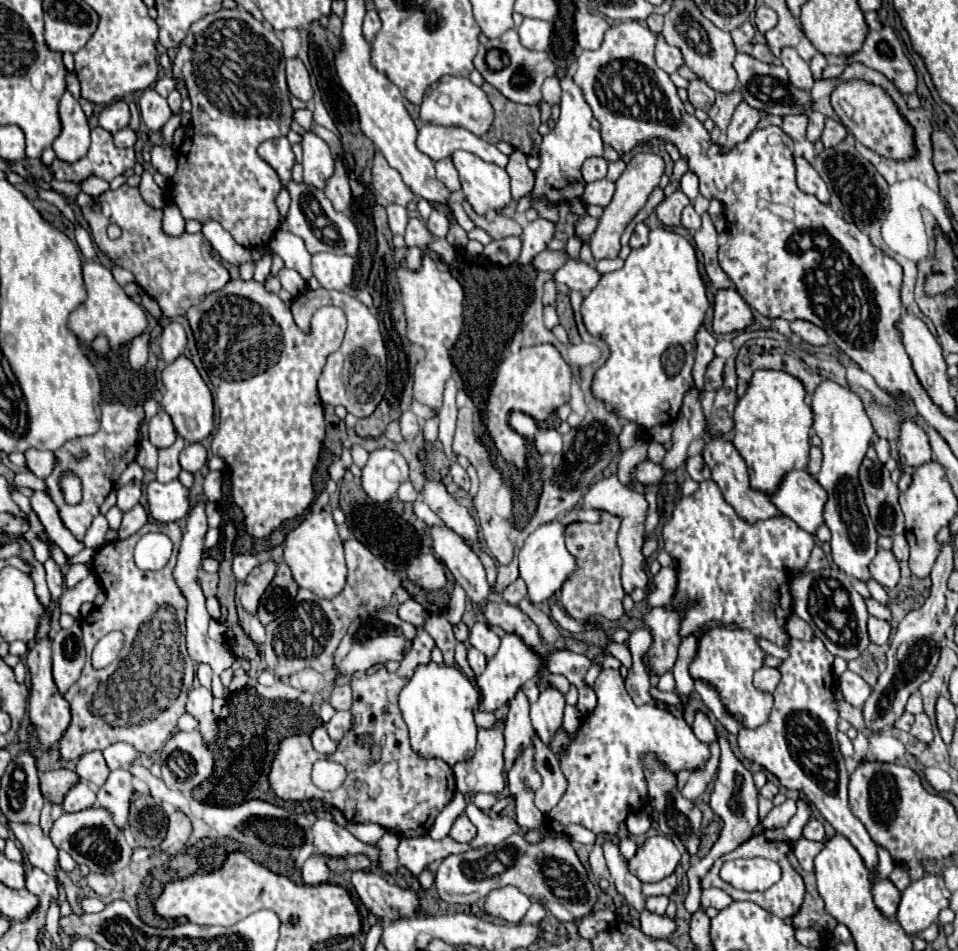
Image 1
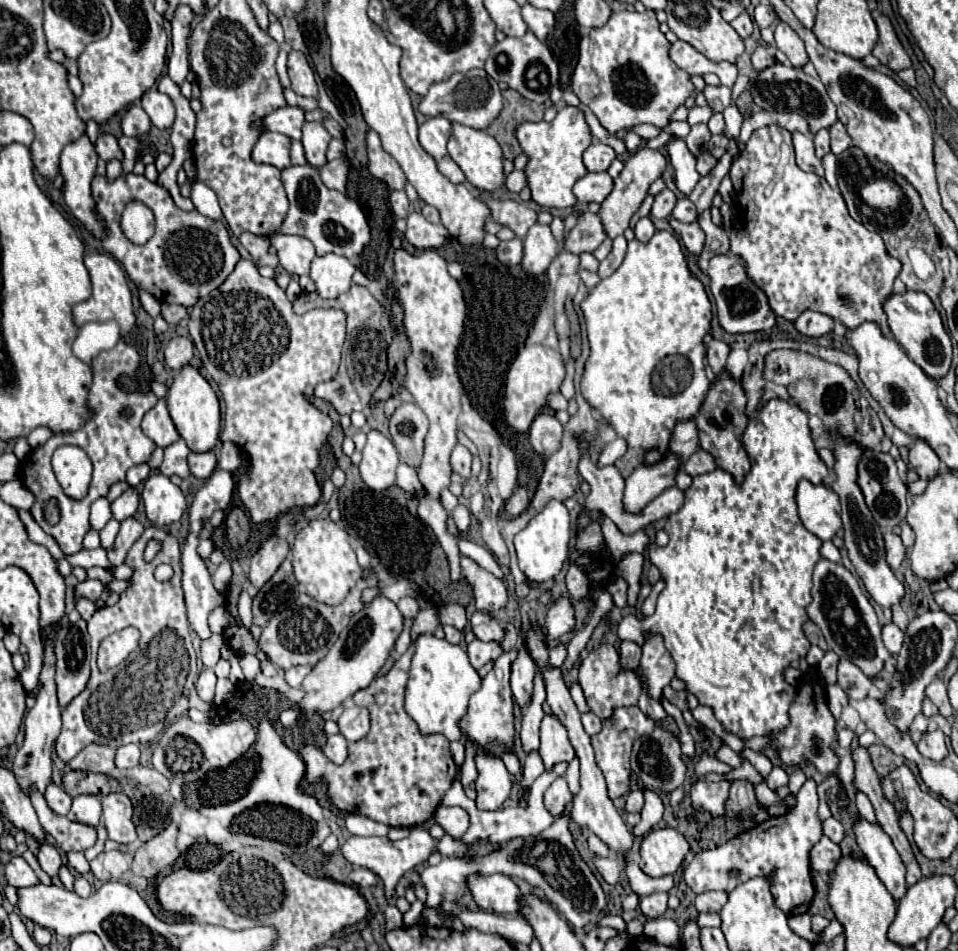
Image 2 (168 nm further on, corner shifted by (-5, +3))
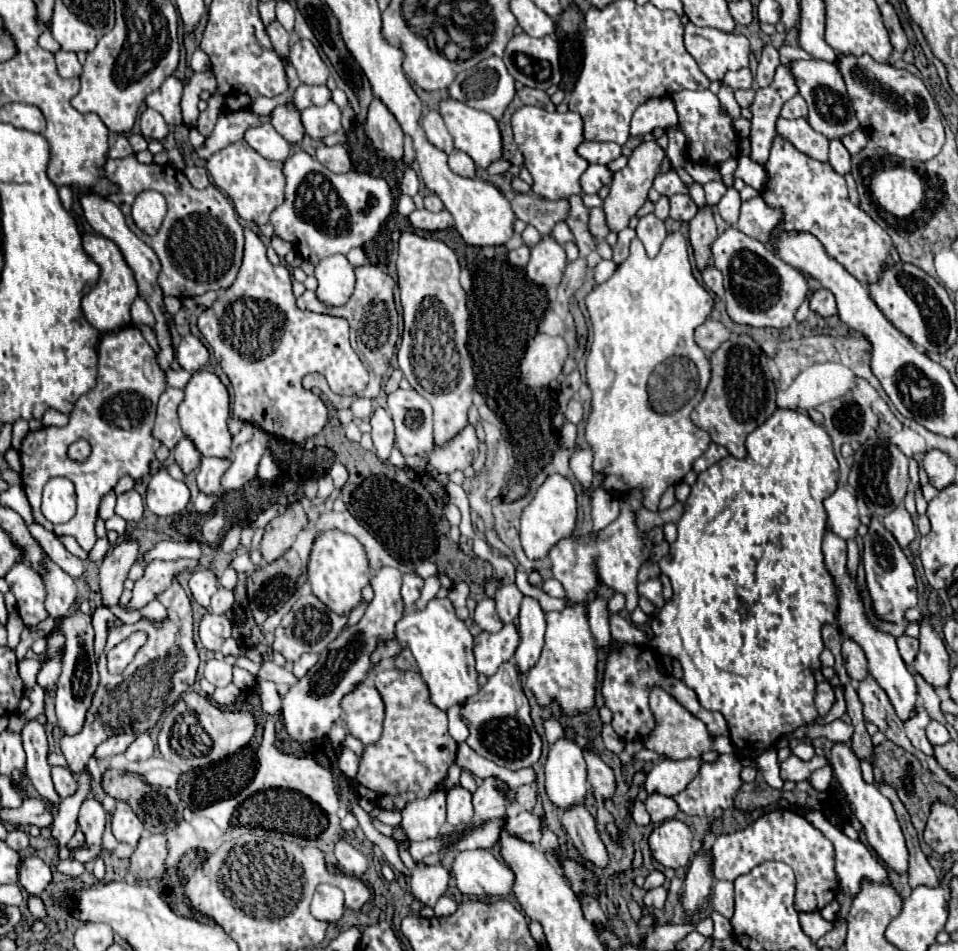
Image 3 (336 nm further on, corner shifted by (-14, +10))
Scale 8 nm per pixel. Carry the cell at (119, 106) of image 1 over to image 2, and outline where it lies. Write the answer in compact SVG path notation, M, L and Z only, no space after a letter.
M133 105L133 107L129 107L123 113L123 117L121 117L121 129L129 137L139 137L143 133L149 133L151 121L149 121L147 113L139 105Z

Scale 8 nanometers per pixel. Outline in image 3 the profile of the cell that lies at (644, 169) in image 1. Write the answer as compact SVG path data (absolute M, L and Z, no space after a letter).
M656 140L642 142L638 148L634 148L632 156L628 158L626 168L622 168L614 174L612 184L610 184L610 194L604 200L604 214L606 214L606 220L608 220L608 228L612 232L618 234L620 230L628 228L630 218L636 216L640 206L646 202L648 190L652 188L652 182L654 182L656 174L660 172L660 166L662 166L664 158L666 158L666 154L664 154L664 150L660 148L660 144Z

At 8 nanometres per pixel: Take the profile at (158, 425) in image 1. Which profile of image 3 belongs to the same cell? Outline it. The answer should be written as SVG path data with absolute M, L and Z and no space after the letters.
M168 388L158 402L158 416L156 416L156 426L154 426L154 436L168 446L170 450L182 440L184 432L178 424L178 414L176 408L182 402L184 392L178 388Z

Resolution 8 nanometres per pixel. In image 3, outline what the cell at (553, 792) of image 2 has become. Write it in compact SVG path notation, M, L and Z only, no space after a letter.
M576 804L576 806L560 810L560 822L562 822L564 830L568 832L568 836L572 838L578 852L584 858L590 858L594 864L606 868L606 864L608 864L606 848L596 830L596 822L590 816L590 812L586 810L586 806Z

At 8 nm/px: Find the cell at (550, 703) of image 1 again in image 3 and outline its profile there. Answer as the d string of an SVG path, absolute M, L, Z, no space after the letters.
M558 738L548 752L546 760L546 794L558 808L582 804L586 796L586 762L582 748L568 740Z

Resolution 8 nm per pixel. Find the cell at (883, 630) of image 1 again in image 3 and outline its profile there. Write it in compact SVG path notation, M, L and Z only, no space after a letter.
M902 634L898 640L898 648L900 648L900 654L902 654L902 660L906 664L912 664L914 662L914 656L918 652L918 638L912 638L908 634Z

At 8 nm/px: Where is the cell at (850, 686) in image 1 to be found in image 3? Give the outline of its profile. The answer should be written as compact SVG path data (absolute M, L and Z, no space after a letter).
M846 638L842 642L842 656L844 656L844 662L846 662L848 676L852 680L862 682L868 676L868 660L866 660L864 650L856 642L852 642L852 640Z

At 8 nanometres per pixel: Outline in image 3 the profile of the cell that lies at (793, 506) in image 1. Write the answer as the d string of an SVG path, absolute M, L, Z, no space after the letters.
M836 488L836 492L830 494L828 498L824 498L822 504L824 504L826 516L828 516L828 522L826 522L828 528L844 540L854 538L856 530L860 526L854 494L846 492L842 488Z

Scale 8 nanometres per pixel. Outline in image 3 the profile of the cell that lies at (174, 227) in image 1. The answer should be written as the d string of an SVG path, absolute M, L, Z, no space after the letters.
M186 166L182 172L188 176L188 180L194 188L206 188L210 184L208 182L208 172L202 166Z

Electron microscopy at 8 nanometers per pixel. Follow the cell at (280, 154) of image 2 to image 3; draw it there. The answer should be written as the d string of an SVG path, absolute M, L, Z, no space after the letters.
M262 124L262 126L250 128L246 132L244 140L260 156L264 156L268 160L280 160L280 162L284 162L290 156L290 144L270 124Z

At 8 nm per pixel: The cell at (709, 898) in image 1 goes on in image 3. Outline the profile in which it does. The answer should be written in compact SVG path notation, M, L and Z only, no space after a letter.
M716 882L712 890L712 910L720 912L724 918L732 918L734 914L734 884L732 882Z

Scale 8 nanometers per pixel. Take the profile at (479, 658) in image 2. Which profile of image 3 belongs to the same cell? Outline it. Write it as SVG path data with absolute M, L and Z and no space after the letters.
M504 624L504 628L496 634L482 632L474 638L474 656L476 656L476 670L480 674L492 676L498 666L506 660L510 660L518 646L518 634L516 626Z

